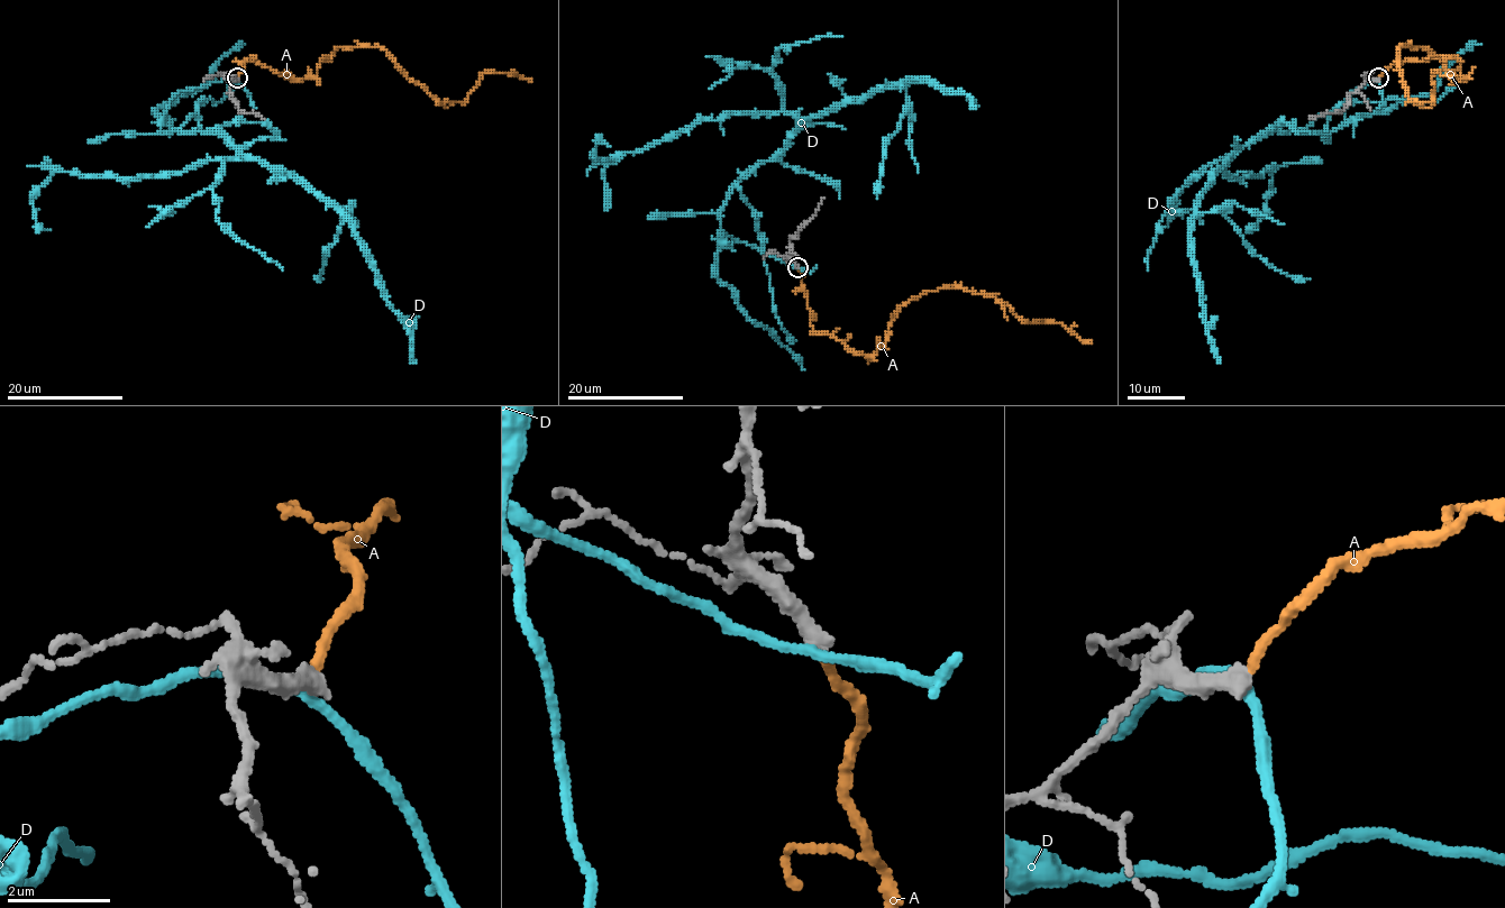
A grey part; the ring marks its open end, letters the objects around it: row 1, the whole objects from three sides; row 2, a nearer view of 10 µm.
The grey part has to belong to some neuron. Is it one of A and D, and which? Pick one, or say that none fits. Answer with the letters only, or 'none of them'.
A

